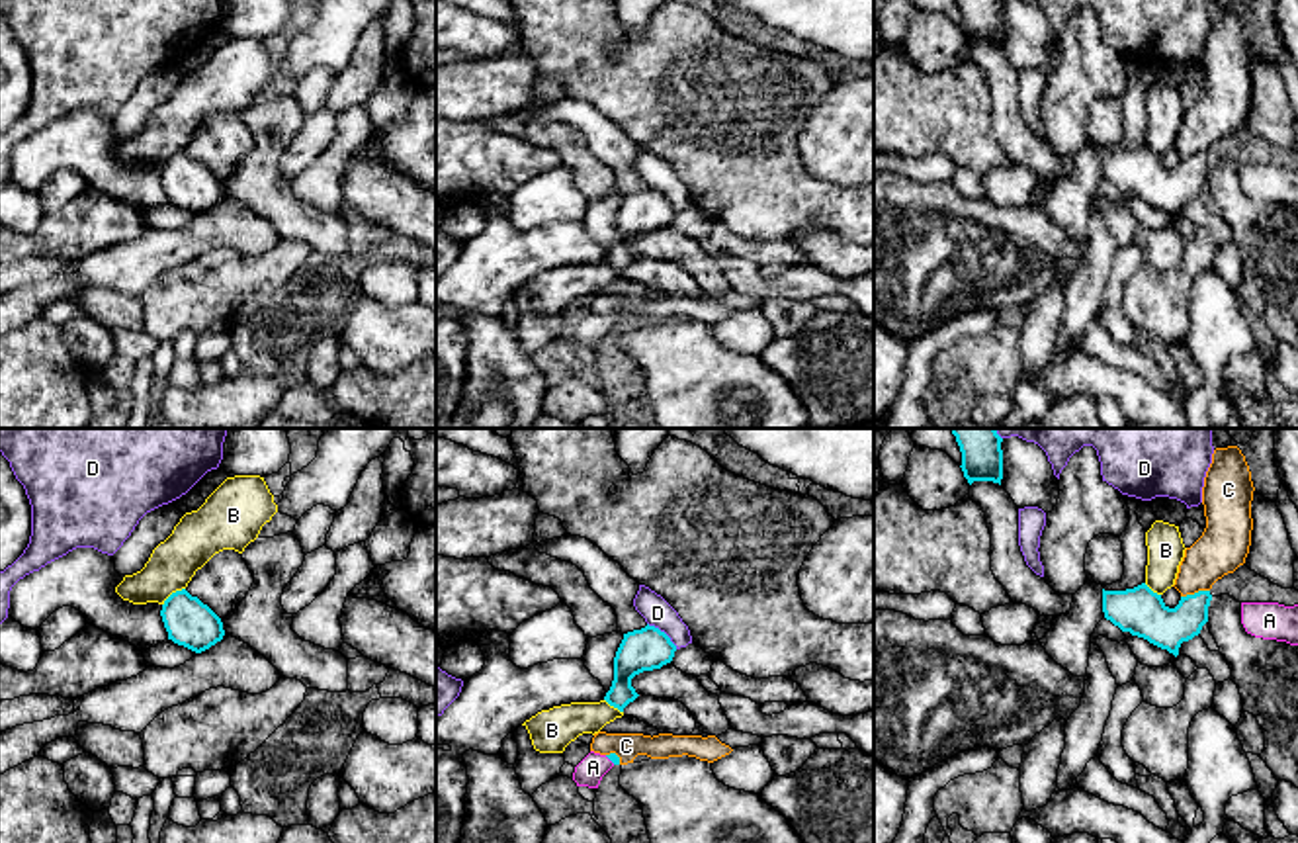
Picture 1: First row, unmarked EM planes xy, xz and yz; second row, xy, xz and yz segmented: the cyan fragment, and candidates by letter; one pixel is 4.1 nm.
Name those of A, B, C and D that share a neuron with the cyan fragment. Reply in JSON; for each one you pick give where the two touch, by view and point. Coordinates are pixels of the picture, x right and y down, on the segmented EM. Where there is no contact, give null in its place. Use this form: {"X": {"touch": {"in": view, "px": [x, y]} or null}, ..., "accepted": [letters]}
{"A": {"touch": {"in": "xz", "px": [610, 759]}}, "accepted": ["A"]}

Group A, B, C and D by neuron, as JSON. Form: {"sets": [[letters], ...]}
{"sets": [["A"], ["B"], ["C"], ["D"]]}

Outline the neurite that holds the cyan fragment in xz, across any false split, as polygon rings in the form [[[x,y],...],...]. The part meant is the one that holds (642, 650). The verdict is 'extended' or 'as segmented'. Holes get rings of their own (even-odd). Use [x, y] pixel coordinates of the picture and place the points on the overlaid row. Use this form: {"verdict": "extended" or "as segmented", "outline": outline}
{"verdict": "as segmented", "outline": [[[645,626],[624,634],[614,657],[614,681],[604,700],[624,712],[639,694],[631,679],[643,671],[661,669],[674,657],[676,645],[655,626]]]}

